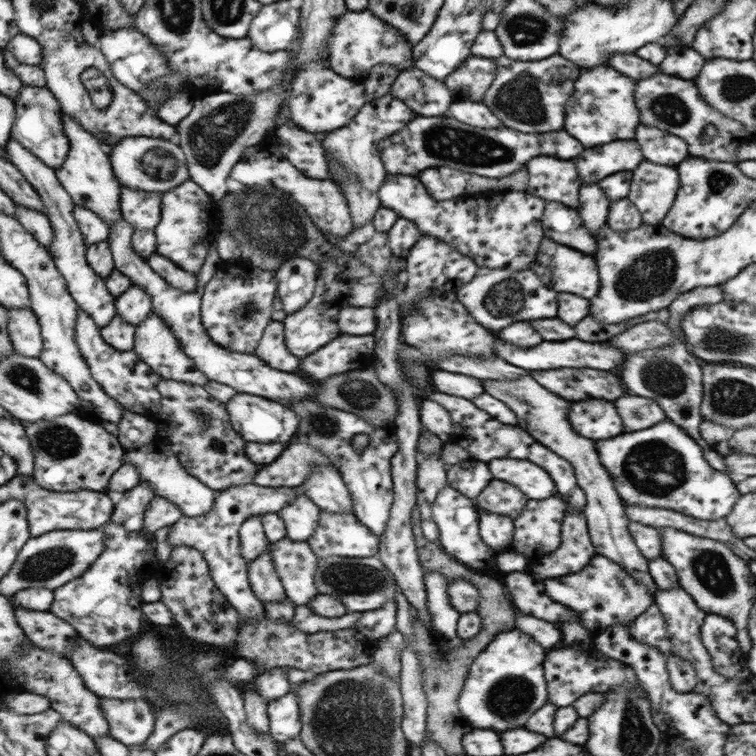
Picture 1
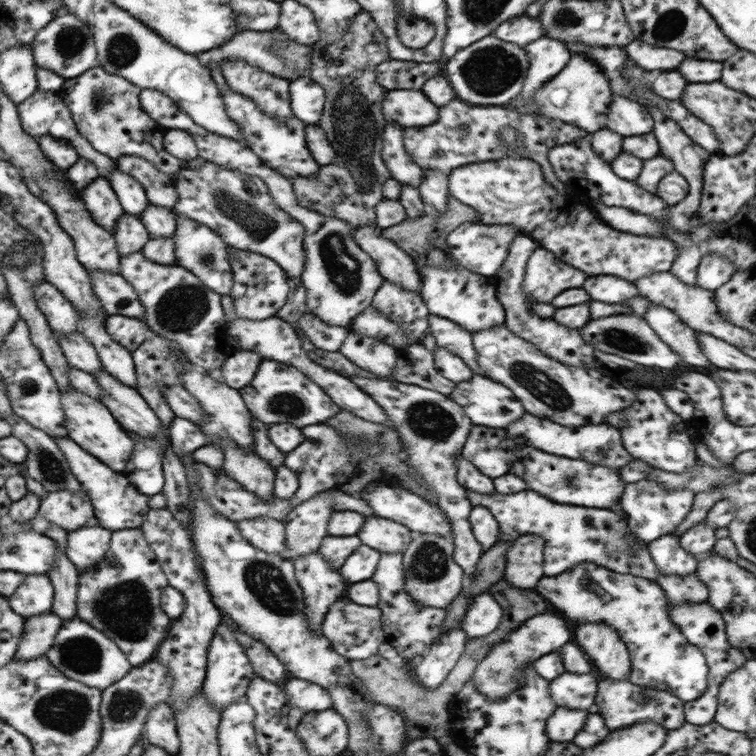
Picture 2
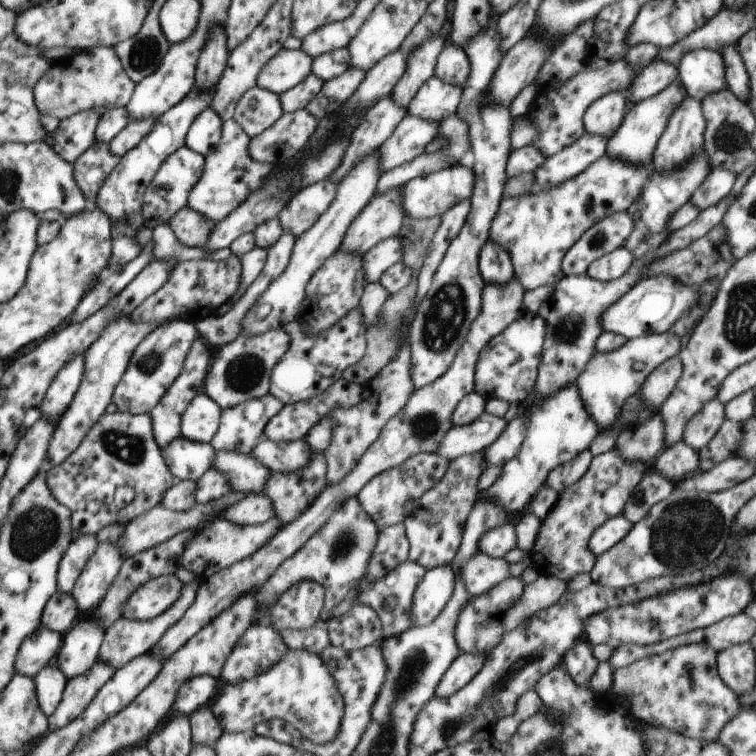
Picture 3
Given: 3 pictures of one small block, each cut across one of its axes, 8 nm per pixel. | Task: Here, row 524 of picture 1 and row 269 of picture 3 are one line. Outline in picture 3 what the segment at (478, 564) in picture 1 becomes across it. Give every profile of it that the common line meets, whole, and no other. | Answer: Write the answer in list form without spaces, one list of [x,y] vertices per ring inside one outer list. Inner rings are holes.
[[[491,8],[491,22],[485,32],[478,33],[463,48],[468,55],[471,71],[464,86],[456,115],[469,124],[469,141],[475,160],[475,183],[470,198],[471,209],[458,236],[448,250],[433,276],[426,296],[419,302],[410,324],[408,344],[411,348],[411,379],[416,389],[438,380],[453,363],[454,357],[465,341],[471,324],[481,311],[481,298],[486,284],[479,271],[479,254],[489,241],[494,216],[503,199],[507,176],[507,160],[511,153],[511,126],[513,116],[509,108],[488,103],[485,100],[490,80],[497,70],[503,54],[499,48],[497,20],[500,18]]]

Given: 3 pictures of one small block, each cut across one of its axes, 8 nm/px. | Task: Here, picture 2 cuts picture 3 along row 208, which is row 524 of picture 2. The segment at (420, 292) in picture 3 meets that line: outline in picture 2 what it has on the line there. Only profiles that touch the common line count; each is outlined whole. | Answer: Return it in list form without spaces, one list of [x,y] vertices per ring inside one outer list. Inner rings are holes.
[[[355,376],[352,380],[387,414],[387,419],[399,433],[399,438],[405,445],[405,450],[402,452],[404,461],[411,464],[436,491],[436,504],[444,511],[451,526],[454,561],[462,568],[467,578],[476,576],[478,562],[484,551],[473,535],[469,521],[473,504],[467,497],[467,489],[457,481],[457,456],[461,454],[468,440],[470,429],[473,427],[472,421],[457,402],[435,390],[376,377]]]

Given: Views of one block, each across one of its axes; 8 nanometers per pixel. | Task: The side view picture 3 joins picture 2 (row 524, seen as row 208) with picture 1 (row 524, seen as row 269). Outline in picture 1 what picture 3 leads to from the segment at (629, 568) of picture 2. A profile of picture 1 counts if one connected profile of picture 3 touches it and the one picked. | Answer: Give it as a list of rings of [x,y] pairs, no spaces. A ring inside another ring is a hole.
[[[560,494],[544,500],[528,499],[528,504],[522,509],[522,513],[513,520],[514,538],[512,538],[512,543],[508,545],[506,552],[518,552],[518,554],[524,554],[526,558],[528,556],[534,558],[535,556],[541,557],[544,554],[554,553],[554,550],[558,551],[560,542],[562,542],[560,530],[562,530],[565,517],[566,501],[567,499]]]

